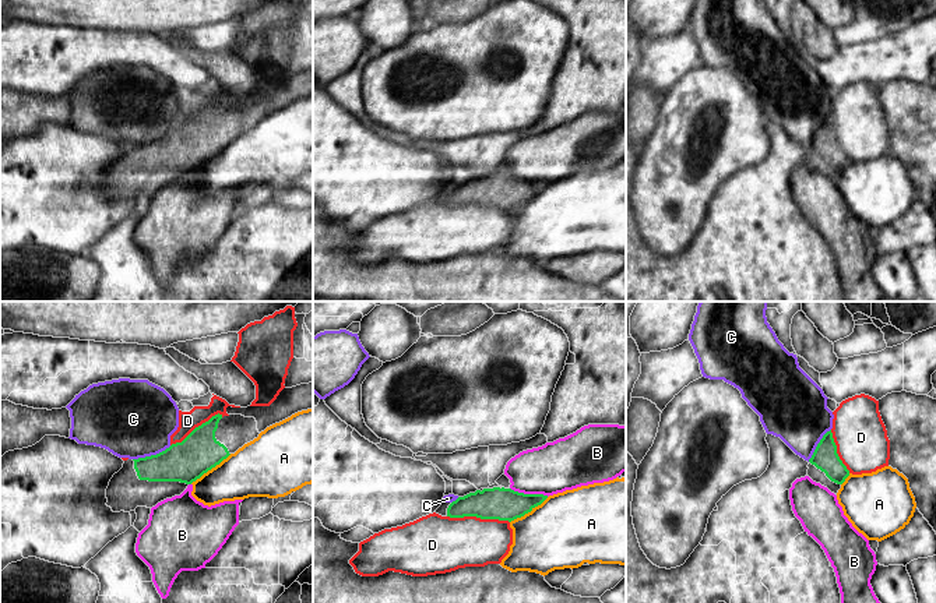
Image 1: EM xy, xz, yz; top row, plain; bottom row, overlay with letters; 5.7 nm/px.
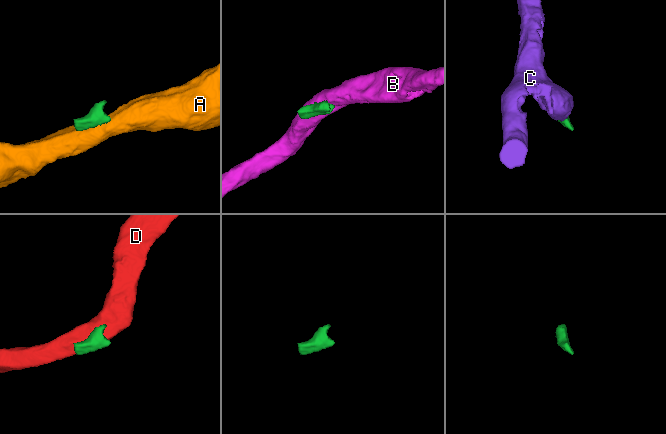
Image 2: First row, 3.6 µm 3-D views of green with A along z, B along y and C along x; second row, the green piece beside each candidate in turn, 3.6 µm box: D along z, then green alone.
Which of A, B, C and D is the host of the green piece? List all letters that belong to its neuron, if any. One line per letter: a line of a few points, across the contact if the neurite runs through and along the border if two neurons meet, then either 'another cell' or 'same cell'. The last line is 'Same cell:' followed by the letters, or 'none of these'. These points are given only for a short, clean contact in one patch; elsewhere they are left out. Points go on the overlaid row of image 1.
A: another cell
B: line xz (510, 487), (524, 493), (542, 493), (548, 496); another cell
C: another cell
D: another cell
Same cell: none of these

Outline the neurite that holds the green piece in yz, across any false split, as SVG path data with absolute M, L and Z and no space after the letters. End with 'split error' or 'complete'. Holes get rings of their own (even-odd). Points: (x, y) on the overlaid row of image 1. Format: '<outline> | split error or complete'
M831 430L817 444L807 465L807 476L837 496L841 484L849 476L849 470L837 454L837 445Z | split error

